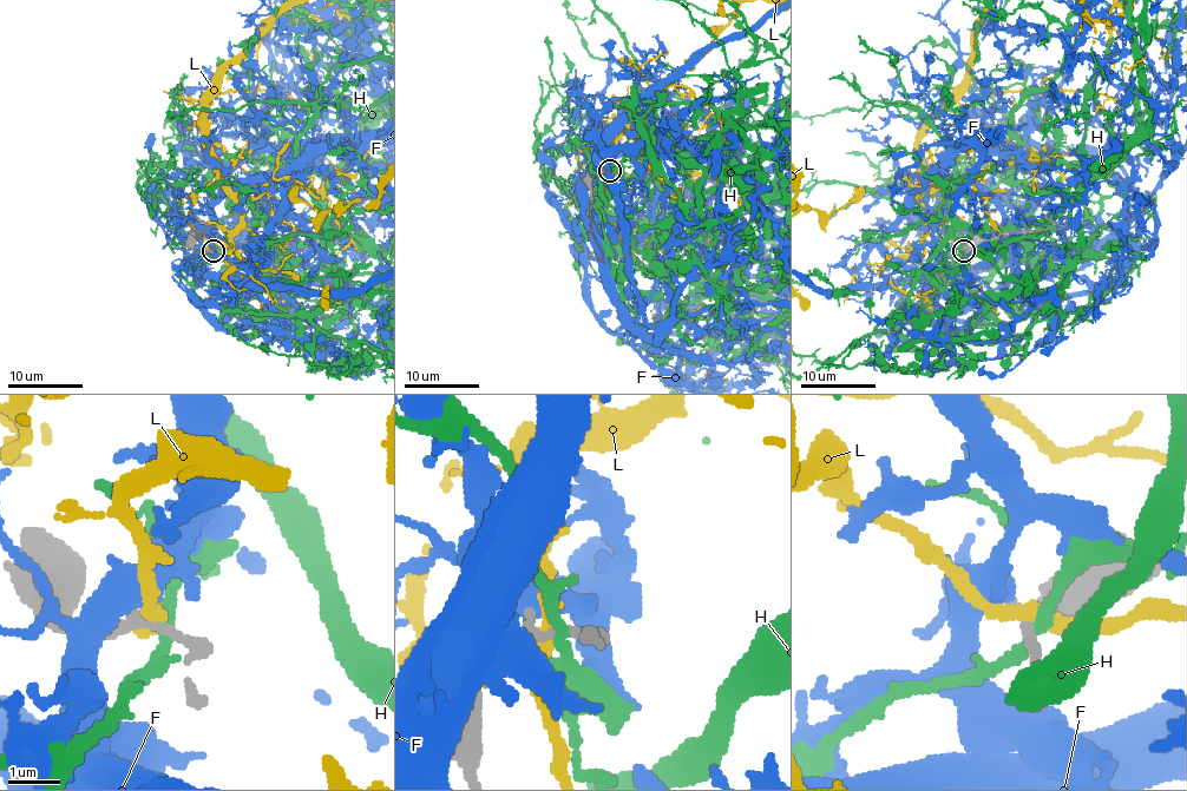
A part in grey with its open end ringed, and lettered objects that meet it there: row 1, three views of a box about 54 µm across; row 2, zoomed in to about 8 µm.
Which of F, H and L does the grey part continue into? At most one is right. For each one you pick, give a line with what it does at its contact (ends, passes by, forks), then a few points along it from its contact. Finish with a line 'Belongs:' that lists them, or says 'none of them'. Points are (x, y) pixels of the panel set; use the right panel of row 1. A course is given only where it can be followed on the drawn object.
Belongs: none of them

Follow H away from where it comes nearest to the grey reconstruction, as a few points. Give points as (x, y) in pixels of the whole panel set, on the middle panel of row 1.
H: (604, 171), (769, 353), (607, 225), (683, 7)

